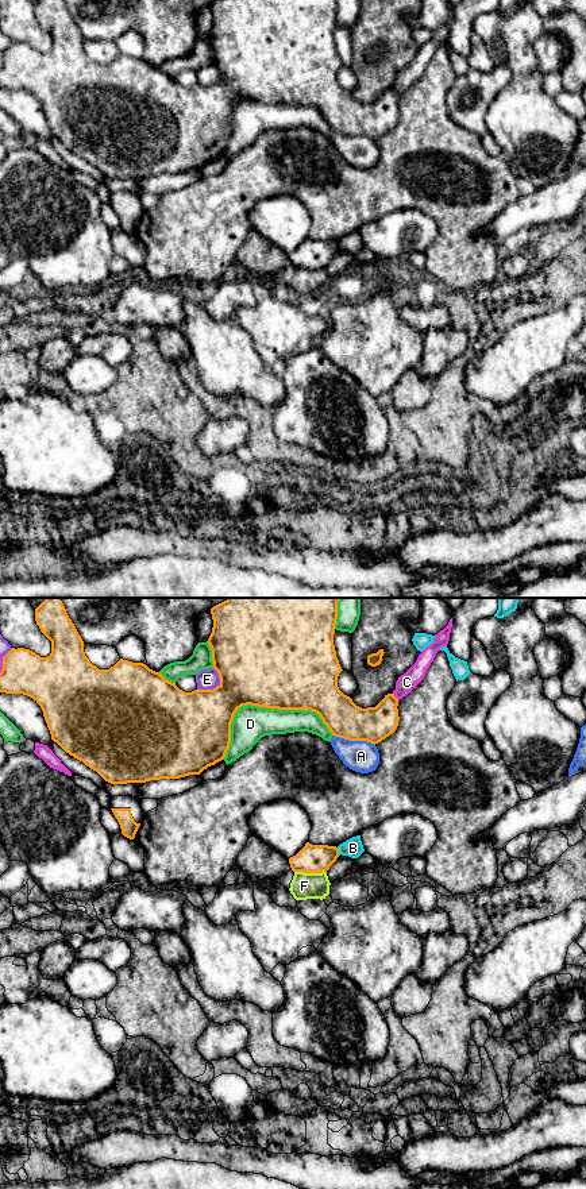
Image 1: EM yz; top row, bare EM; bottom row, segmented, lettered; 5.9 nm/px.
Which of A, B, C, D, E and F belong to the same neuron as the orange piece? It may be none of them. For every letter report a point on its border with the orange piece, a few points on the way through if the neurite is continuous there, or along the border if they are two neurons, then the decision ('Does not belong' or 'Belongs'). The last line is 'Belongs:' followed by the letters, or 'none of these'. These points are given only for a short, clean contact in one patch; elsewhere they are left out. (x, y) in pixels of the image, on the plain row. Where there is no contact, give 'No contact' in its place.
A: Touches orange at yz (354, 135). Does not belong
B: Touches orange at yz (338, 247). Does not belong
C: Touches orange at yz (394, 92). Does not belong
D: Touches orange at yz (263, 101). Does not belong
E: Touches orange at yz (218, 81). Does not belong
F: Touches orange at yz (311, 267). Path across: yz (312, 254), (311, 267), (311, 274), (304, 281). Belongs
Belongs: F

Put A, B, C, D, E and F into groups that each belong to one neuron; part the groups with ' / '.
A / B / C / D / E / F

